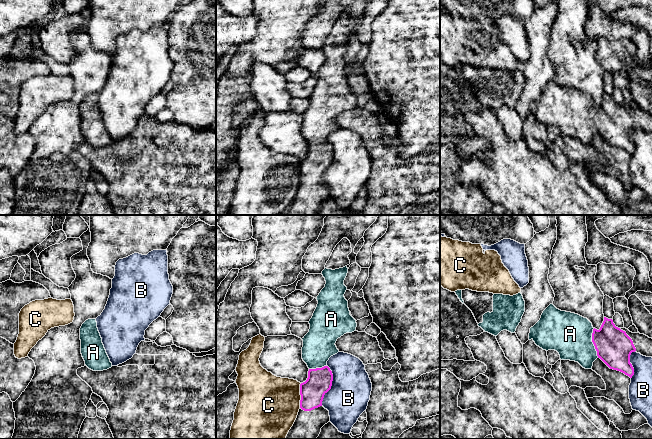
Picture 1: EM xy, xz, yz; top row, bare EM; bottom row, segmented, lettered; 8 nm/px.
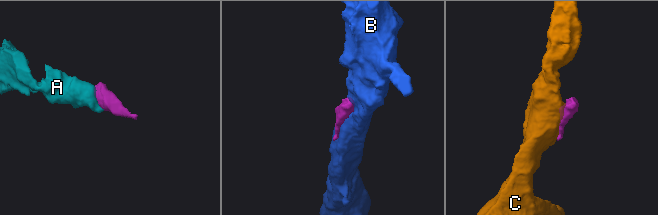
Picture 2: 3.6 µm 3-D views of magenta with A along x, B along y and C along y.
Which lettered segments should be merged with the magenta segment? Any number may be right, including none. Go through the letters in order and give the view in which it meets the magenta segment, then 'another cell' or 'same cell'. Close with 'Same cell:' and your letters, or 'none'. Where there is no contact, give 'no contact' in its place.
A: meets magenta in yz; same cell
B: meets magenta in xz; another cell
C: meets magenta in xz; another cell
Same cell: A

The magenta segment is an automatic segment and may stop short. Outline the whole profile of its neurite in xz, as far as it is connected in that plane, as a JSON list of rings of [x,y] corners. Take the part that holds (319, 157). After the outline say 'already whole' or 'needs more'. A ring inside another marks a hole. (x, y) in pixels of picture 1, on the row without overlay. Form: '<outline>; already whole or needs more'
[[[343,14],[334,24],[329,36],[322,47],[325,63],[317,72],[317,83],[309,97],[309,108],[302,114],[302,135],[307,140],[308,154],[300,160],[300,185],[297,194],[285,215],[317,215],[321,204],[330,197],[329,187],[322,182],[324,171],[331,165],[333,150],[327,142],[329,134],[339,128],[335,119],[346,109],[356,107],[356,96],[350,91],[348,77],[344,70],[347,63],[344,56],[350,40],[348,31],[352,28],[351,19]]]; needs more

